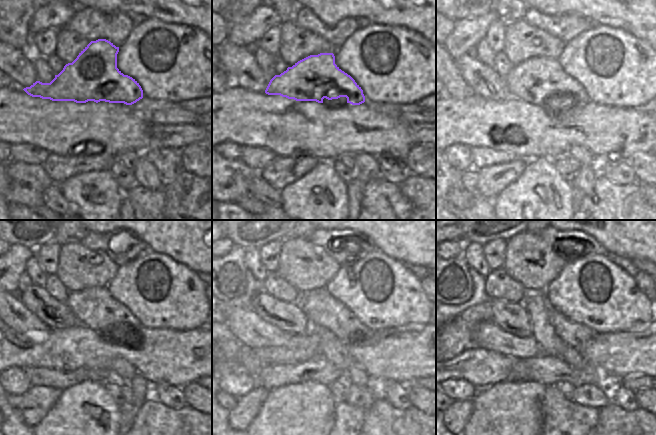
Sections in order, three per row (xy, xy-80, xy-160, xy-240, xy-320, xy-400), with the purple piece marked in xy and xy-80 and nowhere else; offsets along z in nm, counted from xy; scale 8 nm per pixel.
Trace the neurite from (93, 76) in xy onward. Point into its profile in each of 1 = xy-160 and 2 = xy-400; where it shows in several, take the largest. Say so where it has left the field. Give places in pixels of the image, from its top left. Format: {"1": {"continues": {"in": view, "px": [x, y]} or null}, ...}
{"1": {"continues": {"in": "xy-160", "px": [540, 80]}}, "2": {"continues": {"in": "xy-400", "px": [572, 334]}}}

